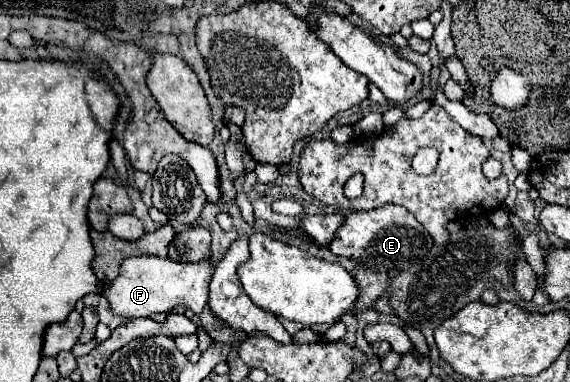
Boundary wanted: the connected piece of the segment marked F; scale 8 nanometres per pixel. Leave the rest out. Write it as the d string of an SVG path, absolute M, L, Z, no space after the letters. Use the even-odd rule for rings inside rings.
M154 255L128 257L120 275L102 289L114 315L120 317L150 317L152 313L170 313L176 305L188 307L194 315L200 315L208 303L208 283L212 279L210 259L200 263L176 263Z

